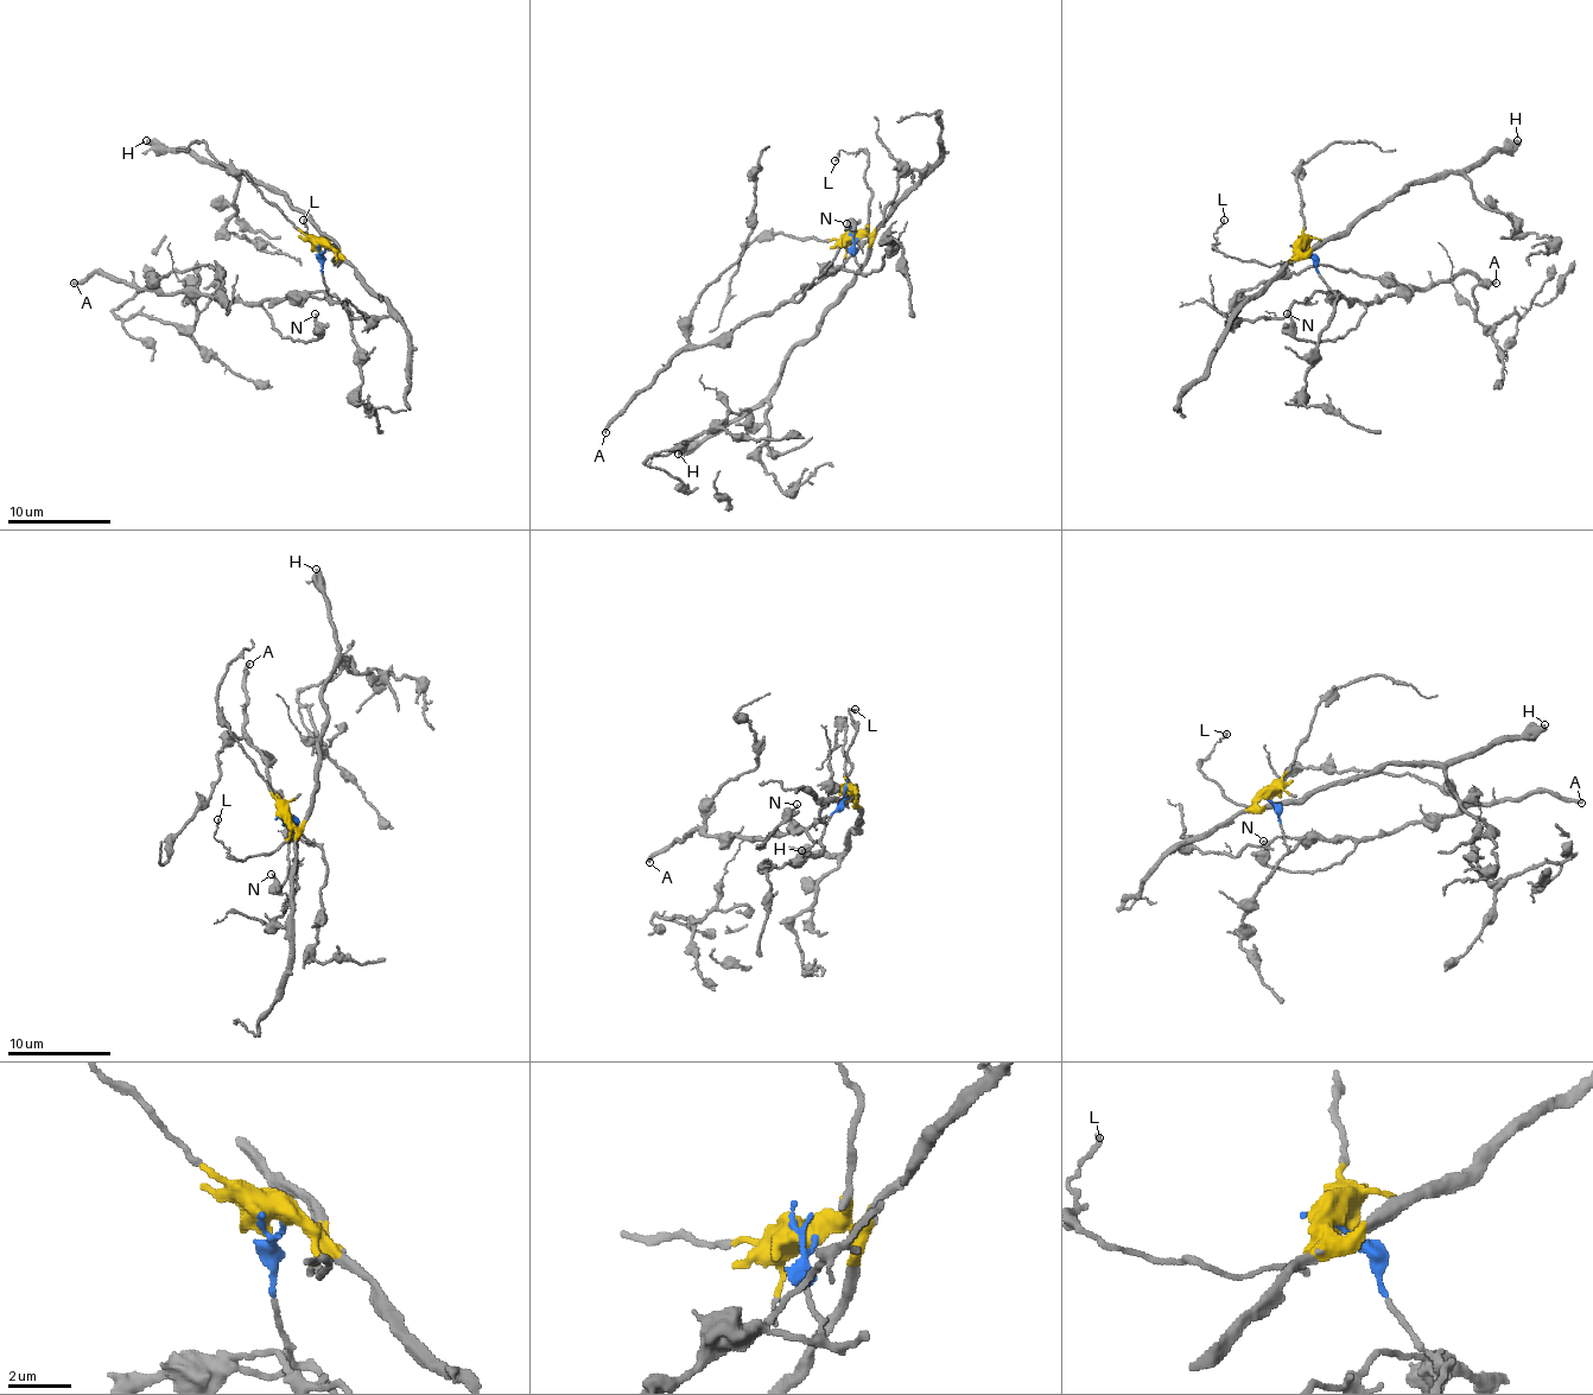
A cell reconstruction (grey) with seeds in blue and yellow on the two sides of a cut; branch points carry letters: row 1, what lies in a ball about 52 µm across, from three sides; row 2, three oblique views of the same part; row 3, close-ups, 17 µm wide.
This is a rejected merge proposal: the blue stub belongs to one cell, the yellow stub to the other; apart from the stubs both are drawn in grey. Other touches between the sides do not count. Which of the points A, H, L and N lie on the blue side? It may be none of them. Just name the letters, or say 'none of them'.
A, N

